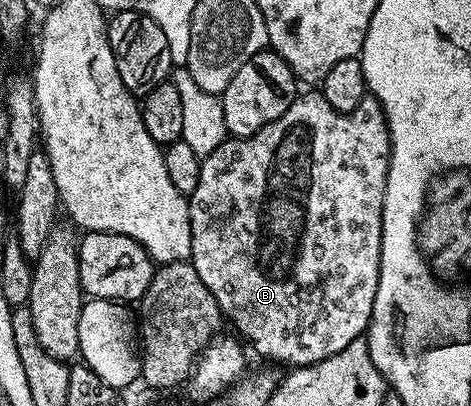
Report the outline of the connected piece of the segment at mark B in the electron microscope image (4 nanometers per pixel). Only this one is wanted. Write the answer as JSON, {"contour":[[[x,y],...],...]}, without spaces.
{"contour":[[[320,92],[305,94],[294,99],[284,116],[276,116],[272,124],[264,124],[260,132],[247,138],[227,137],[220,148],[216,148],[216,152],[202,159],[200,184],[196,184],[196,192],[188,196],[192,224],[189,261],[196,268],[200,280],[204,280],[204,288],[208,288],[212,296],[216,296],[216,304],[220,304],[225,321],[229,325],[231,322],[239,330],[237,333],[245,339],[248,346],[250,341],[251,351],[254,349],[262,358],[283,362],[286,368],[311,366],[320,360],[328,360],[328,356],[336,356],[336,352],[348,348],[352,340],[365,335],[366,327],[370,325],[372,304],[376,300],[376,284],[380,280],[382,205],[390,167],[390,130],[386,126],[382,106],[374,97],[362,98],[360,104],[352,108],[352,112],[342,114],[339,110],[334,110]]]}

